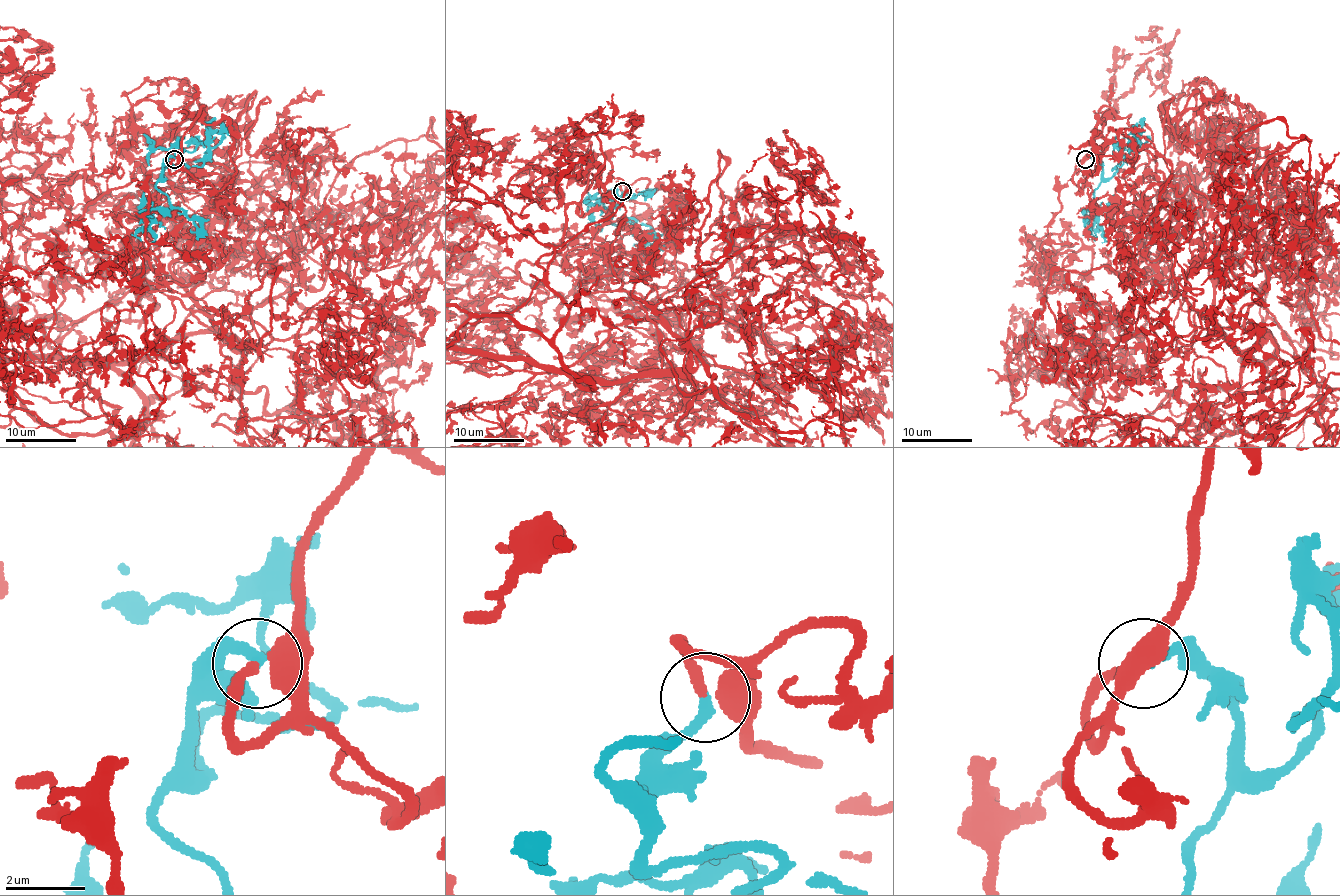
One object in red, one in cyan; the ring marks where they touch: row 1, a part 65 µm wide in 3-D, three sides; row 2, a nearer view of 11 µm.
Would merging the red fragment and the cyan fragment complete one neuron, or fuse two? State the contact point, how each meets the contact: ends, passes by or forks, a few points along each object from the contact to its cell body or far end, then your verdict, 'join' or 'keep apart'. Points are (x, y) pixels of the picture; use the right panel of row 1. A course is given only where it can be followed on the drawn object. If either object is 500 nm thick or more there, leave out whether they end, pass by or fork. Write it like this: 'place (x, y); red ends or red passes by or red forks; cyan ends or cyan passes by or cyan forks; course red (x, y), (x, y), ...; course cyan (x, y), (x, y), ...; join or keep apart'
place (1085, 159); red ends; cyan ends; course red (1085, 159), (1104, 106), (1151, 131), (1216, 324), (1269, 333), (1264, 362), (1181, 253); join

